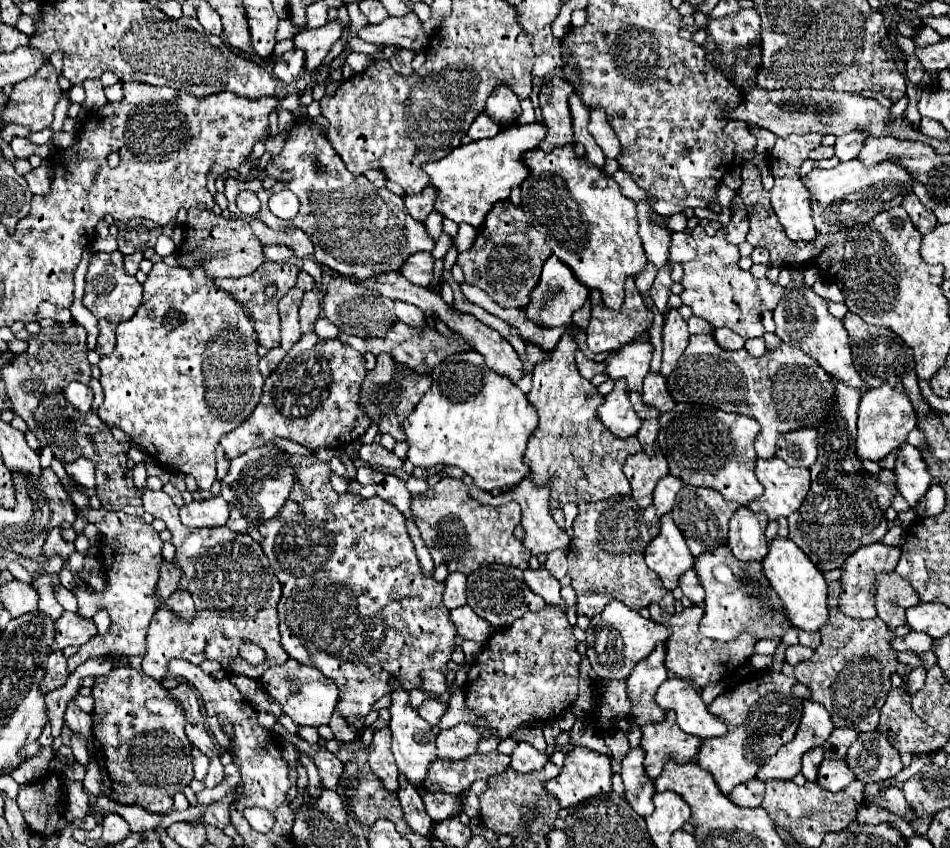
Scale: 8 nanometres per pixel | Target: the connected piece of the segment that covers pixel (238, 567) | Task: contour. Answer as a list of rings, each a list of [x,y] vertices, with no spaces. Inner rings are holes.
[[[138,462],[132,472],[134,486],[142,492],[144,510],[154,518],[166,522],[172,532],[172,544],[176,546],[176,566],[182,570],[178,588],[192,594],[196,604],[196,618],[188,624],[176,624],[176,618],[168,606],[156,610],[146,636],[146,654],[142,658],[142,670],[154,680],[162,682],[166,664],[174,658],[187,660],[200,665],[205,660],[218,660],[226,672],[244,674],[248,678],[260,678],[264,670],[274,664],[288,660],[286,650],[280,644],[278,614],[276,604],[280,600],[282,588],[268,558],[260,544],[256,544],[250,534],[238,534],[230,528],[198,528],[190,530],[180,522],[178,508],[168,498],[168,494],[152,492],[146,488],[146,466]],[[254,642],[266,650],[266,660],[260,666],[248,664],[240,658],[240,644]]]

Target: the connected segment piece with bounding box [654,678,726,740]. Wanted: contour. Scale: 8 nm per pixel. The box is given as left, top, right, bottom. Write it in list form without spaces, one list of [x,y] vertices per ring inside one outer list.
[[[666,680],[658,688],[654,700],[662,710],[676,712],[676,722],[686,734],[698,736],[702,740],[726,734],[726,724],[708,712],[698,690],[688,680]]]

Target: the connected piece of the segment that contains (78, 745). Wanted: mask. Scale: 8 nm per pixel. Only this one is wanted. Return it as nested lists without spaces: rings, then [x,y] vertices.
[[[76,734],[71,736],[70,748],[77,762],[86,767],[89,762],[89,754],[87,751],[86,743],[80,739]]]

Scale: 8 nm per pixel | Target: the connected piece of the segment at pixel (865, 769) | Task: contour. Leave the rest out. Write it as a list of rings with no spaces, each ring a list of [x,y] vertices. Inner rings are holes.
[[[878,730],[858,734],[858,738],[848,748],[846,764],[864,784],[884,782],[902,770],[898,750],[890,746],[888,740],[878,734]]]

